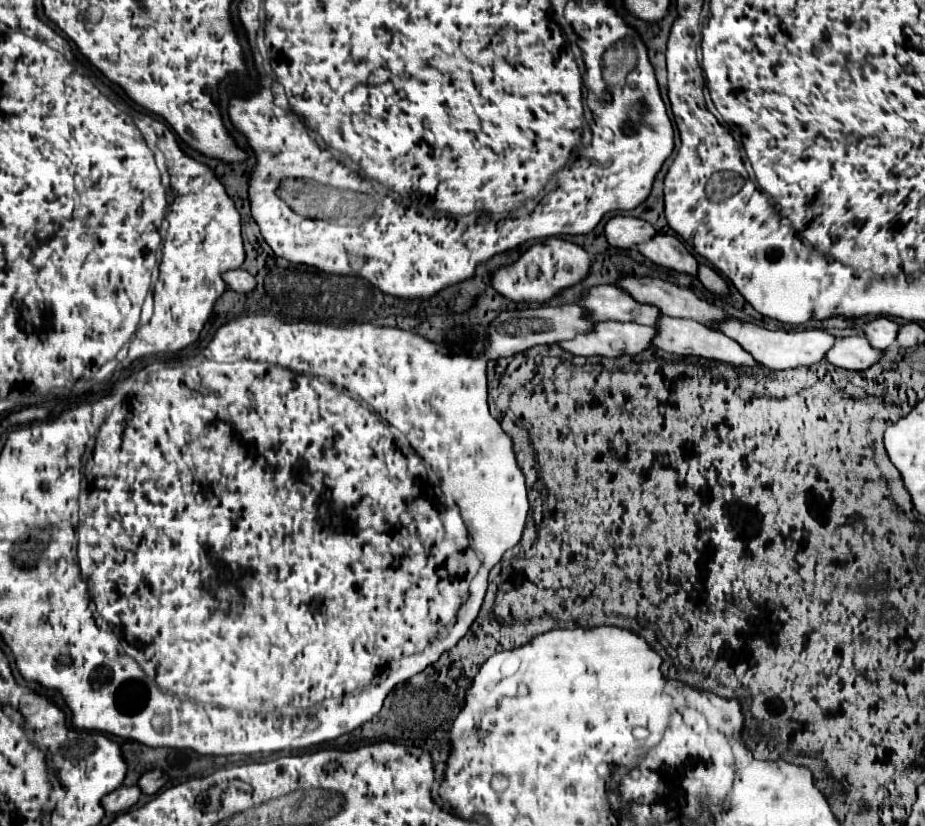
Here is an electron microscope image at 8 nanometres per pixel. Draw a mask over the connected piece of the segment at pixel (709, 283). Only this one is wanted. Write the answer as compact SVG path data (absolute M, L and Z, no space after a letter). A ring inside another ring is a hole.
M700 265L696 277L698 277L698 281L700 281L708 291L712 291L712 293L716 293L716 295L728 295L728 285L726 285L726 281L724 281L712 267Z

